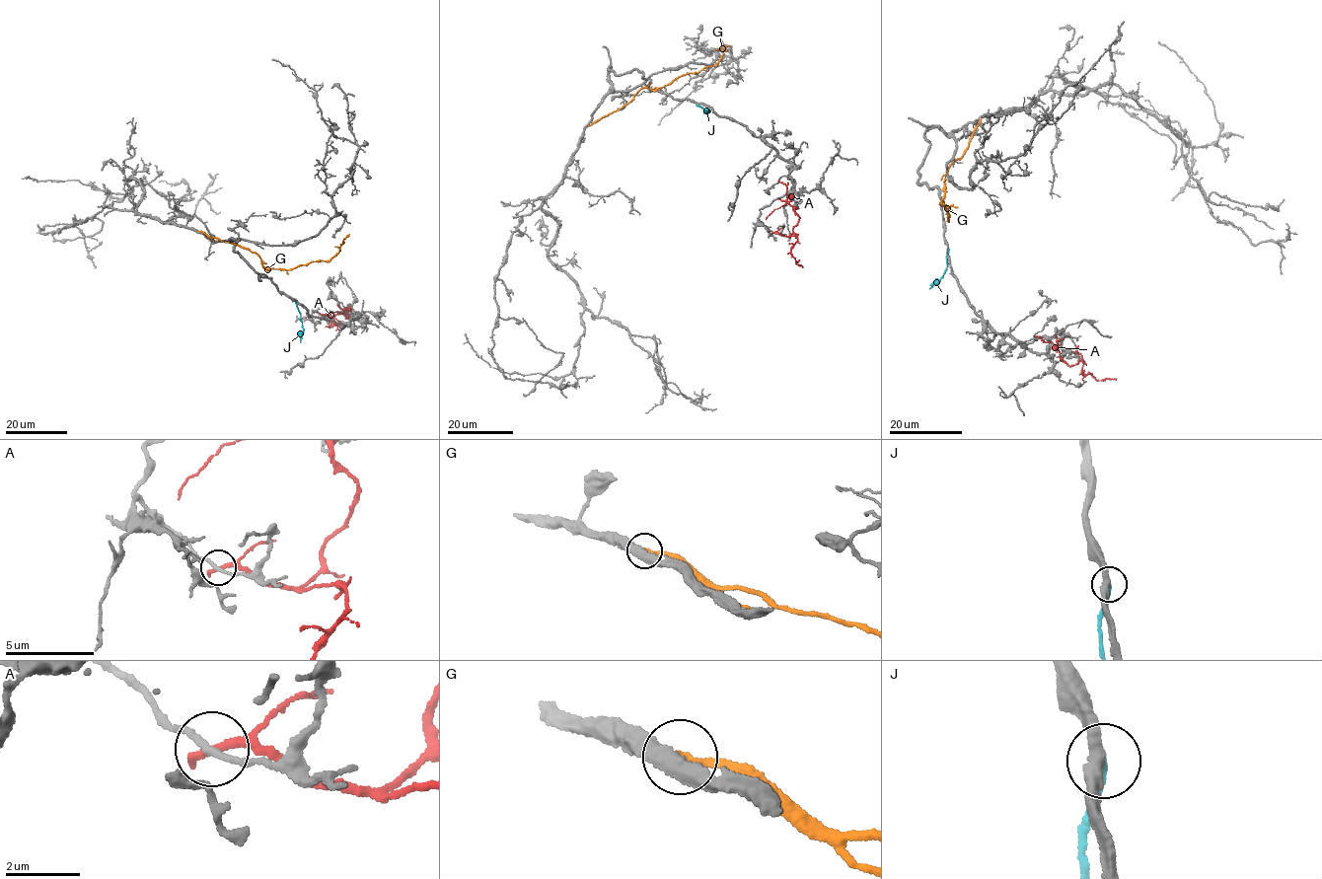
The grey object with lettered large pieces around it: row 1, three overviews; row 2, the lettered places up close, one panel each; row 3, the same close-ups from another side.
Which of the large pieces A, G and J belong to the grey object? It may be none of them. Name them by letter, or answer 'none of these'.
none of these

